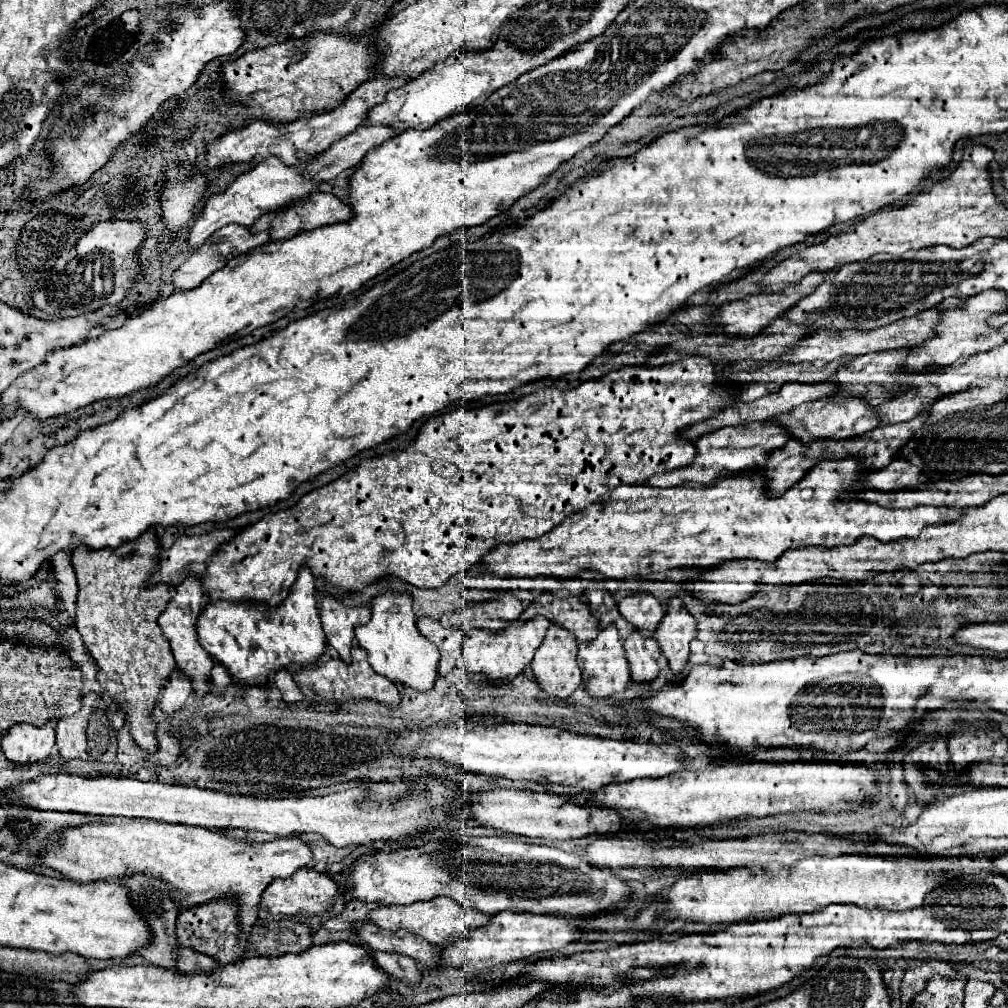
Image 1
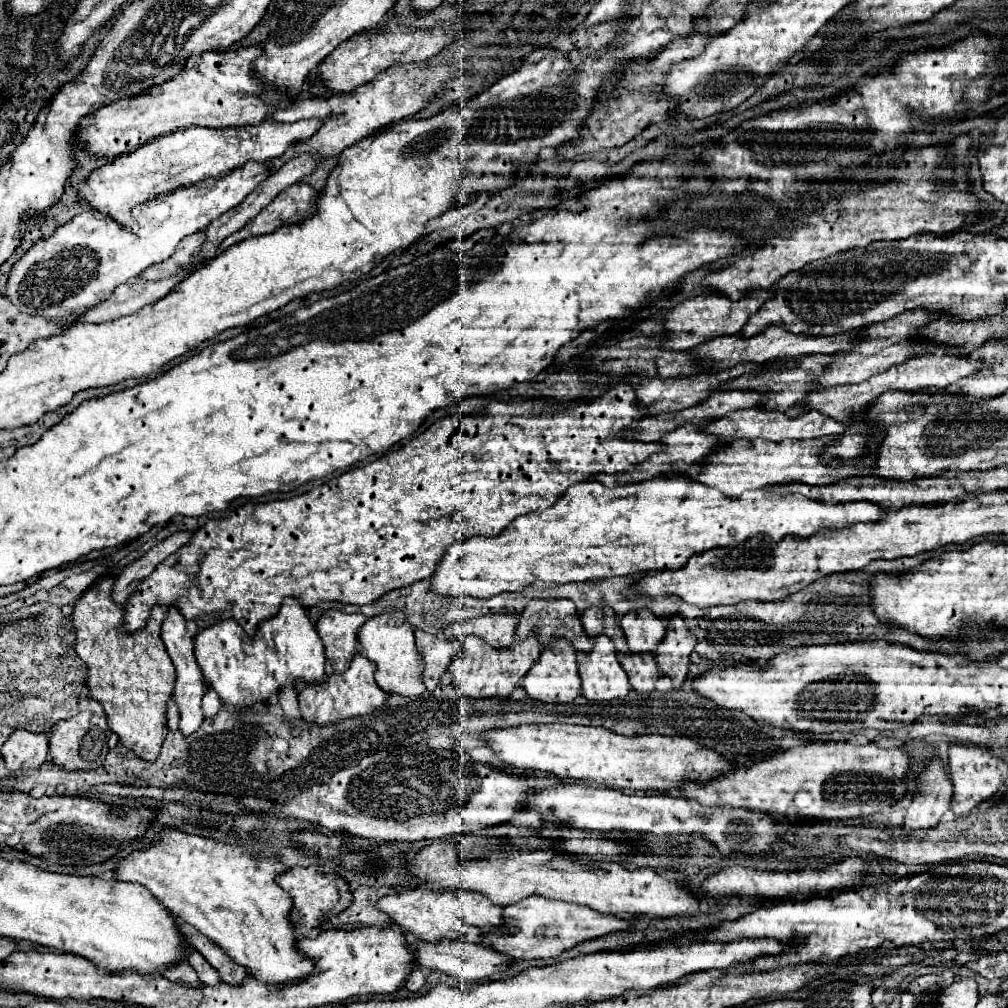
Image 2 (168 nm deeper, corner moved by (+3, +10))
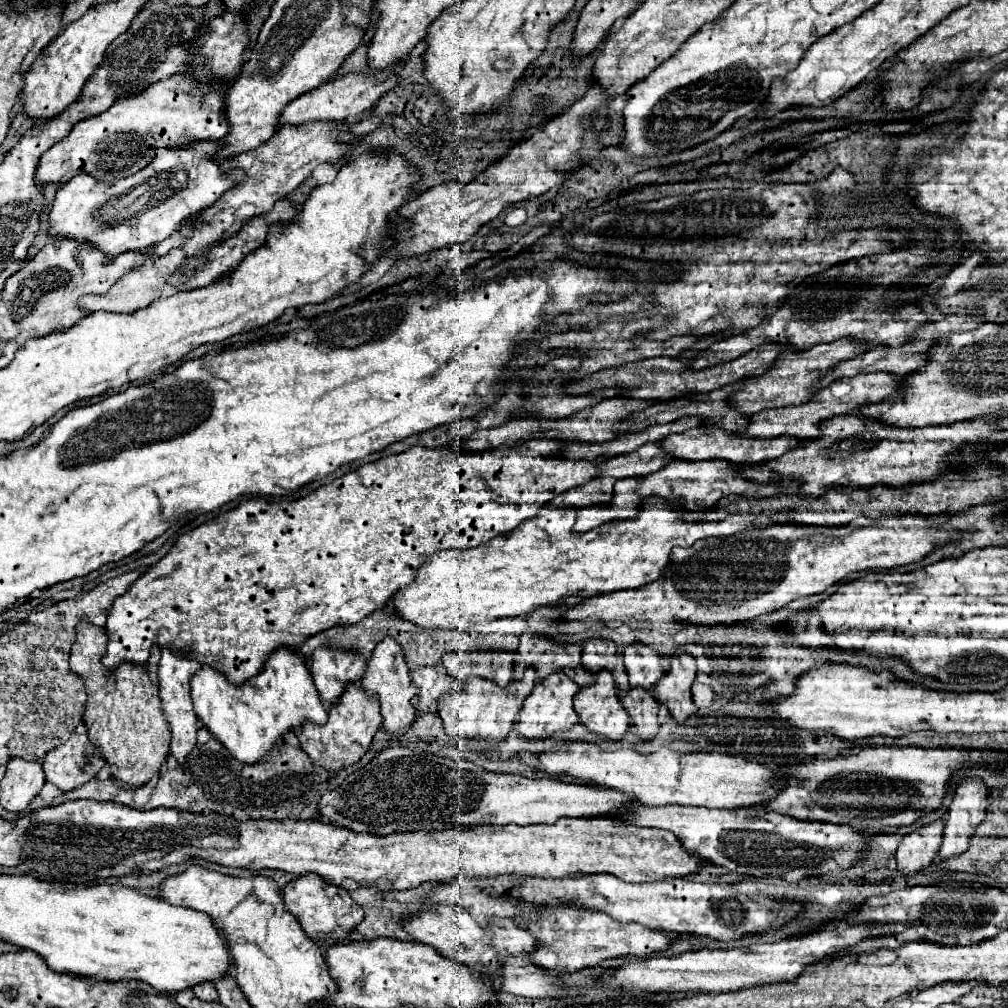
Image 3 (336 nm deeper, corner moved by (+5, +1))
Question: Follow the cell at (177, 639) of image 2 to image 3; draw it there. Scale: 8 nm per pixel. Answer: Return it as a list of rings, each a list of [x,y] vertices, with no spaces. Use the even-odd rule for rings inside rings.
[[[162,649],[162,659],[160,659],[160,669],[158,669],[158,679],[160,679],[160,701],[162,701],[162,711],[166,721],[170,723],[170,755],[184,765],[188,753],[196,745],[196,731],[198,731],[198,719],[192,709],[192,699],[190,699],[190,679],[192,675],[200,669],[200,663],[190,661],[188,657],[174,655],[168,649]]]

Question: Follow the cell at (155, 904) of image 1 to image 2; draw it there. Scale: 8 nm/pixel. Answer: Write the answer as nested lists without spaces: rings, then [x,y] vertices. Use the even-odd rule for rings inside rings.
[[[182,960],[182,962],[176,962],[174,966],[168,966],[166,970],[162,970],[162,974],[168,980],[174,980],[174,982],[184,982],[184,984],[190,984],[190,986],[200,986],[200,980],[198,980],[194,968],[188,964],[188,960]]]

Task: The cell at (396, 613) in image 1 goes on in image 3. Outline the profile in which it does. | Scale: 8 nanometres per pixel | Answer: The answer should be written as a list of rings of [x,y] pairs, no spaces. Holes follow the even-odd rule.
[[[388,637],[374,649],[360,685],[366,691],[366,695],[370,695],[370,697],[376,695],[380,699],[382,717],[384,717],[382,727],[384,727],[384,731],[388,731],[388,735],[402,735],[404,731],[408,731],[408,727],[412,727],[412,723],[416,719],[416,709],[412,707],[412,699],[418,695],[418,691],[416,691],[414,683],[410,681],[410,671],[406,667],[404,653],[396,645],[394,639]]]

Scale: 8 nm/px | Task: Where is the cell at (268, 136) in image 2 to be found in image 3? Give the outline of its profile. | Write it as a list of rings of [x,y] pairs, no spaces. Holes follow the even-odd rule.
[[[198,141],[172,151],[158,149],[150,165],[114,183],[100,183],[90,175],[72,177],[56,191],[46,219],[48,235],[90,245],[104,253],[104,263],[110,263],[124,251],[164,241],[182,221],[210,207],[224,191],[244,179],[244,171],[240,169],[230,169],[228,173],[220,169],[220,163],[212,159],[218,149],[216,141]]]

